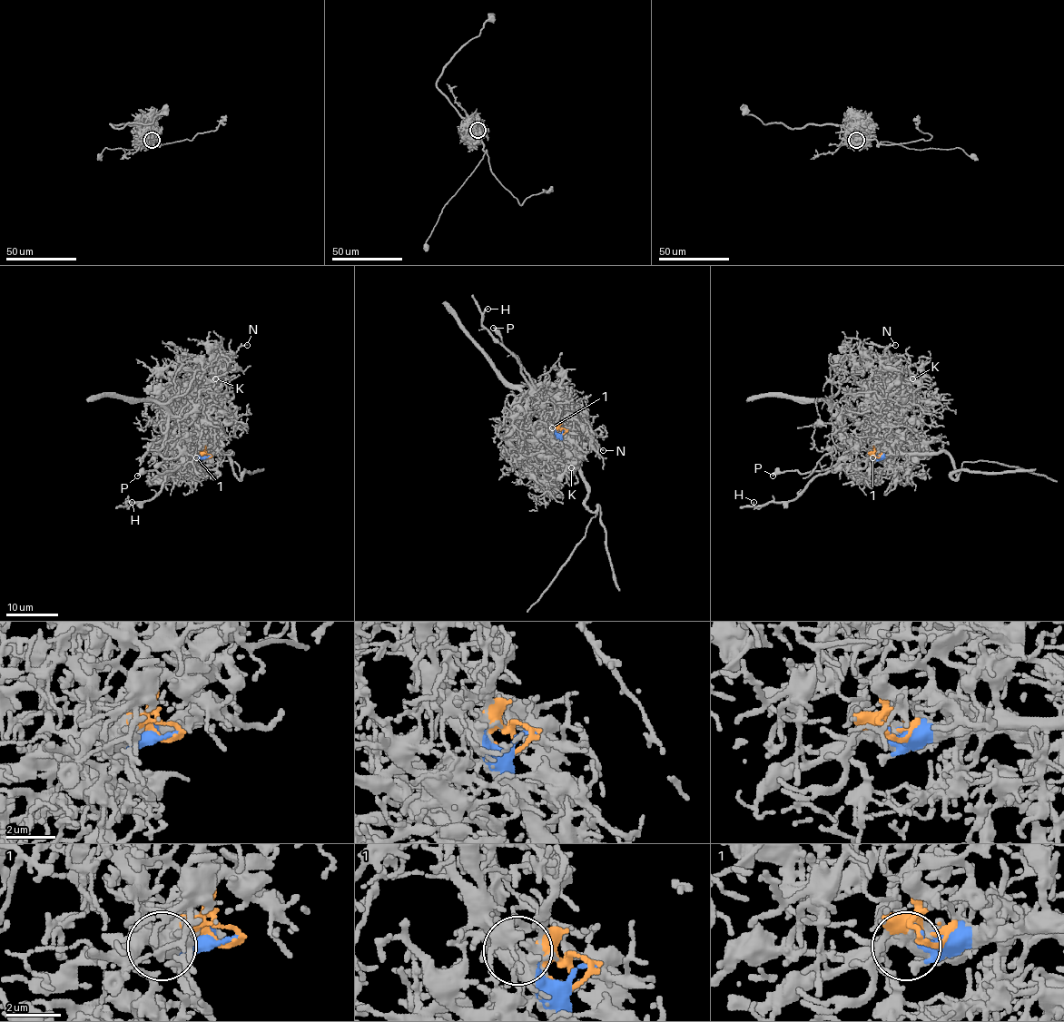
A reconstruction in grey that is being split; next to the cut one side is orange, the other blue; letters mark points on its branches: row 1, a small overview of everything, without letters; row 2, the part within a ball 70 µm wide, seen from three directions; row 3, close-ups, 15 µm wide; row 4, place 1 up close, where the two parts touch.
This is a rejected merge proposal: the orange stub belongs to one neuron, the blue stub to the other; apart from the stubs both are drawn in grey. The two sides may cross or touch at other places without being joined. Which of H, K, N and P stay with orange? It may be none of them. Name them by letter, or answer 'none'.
K, N

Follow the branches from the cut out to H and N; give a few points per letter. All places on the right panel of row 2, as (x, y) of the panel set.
H: (875, 456), (878, 457), (820, 473), (793, 499), (769, 502), (755, 507), (753, 502)
N: (875, 456), (868, 443), (870, 433), (878, 426), (876, 410), (868, 398), (871, 365), (894, 345)

